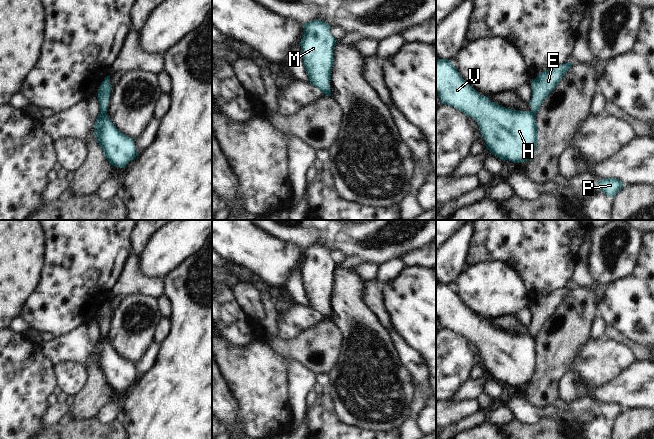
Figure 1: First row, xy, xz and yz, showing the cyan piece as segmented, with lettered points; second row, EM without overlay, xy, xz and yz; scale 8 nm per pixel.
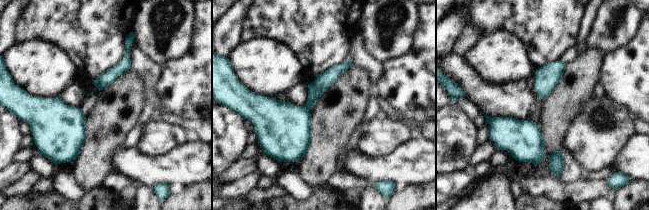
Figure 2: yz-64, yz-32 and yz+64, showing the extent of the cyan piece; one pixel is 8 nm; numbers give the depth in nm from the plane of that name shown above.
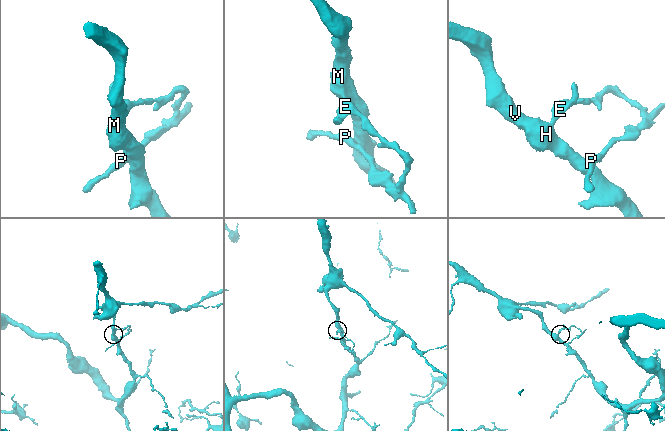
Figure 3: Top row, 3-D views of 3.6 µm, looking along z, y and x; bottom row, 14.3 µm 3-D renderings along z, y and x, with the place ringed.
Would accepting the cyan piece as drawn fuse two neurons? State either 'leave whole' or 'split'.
split

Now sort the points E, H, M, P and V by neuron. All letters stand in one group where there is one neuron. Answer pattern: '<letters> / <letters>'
E P / H M V

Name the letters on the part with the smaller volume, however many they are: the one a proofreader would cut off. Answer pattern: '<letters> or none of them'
E, P

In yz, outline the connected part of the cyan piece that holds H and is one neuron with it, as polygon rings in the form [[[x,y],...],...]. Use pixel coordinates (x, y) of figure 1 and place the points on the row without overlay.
[[[437,280],[436,317],[442,328],[476,344],[492,379],[514,387],[530,385],[534,380],[537,371],[536,339],[491,326],[460,300],[451,284]]]

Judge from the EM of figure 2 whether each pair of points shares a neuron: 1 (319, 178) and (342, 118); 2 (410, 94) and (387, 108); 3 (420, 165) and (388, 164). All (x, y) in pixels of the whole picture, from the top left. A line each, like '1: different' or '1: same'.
1: same
2: different
3: same

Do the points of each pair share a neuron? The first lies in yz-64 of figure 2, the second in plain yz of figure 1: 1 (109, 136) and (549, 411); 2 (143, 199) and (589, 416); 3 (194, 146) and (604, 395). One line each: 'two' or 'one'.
1: two
2: two
3: one

